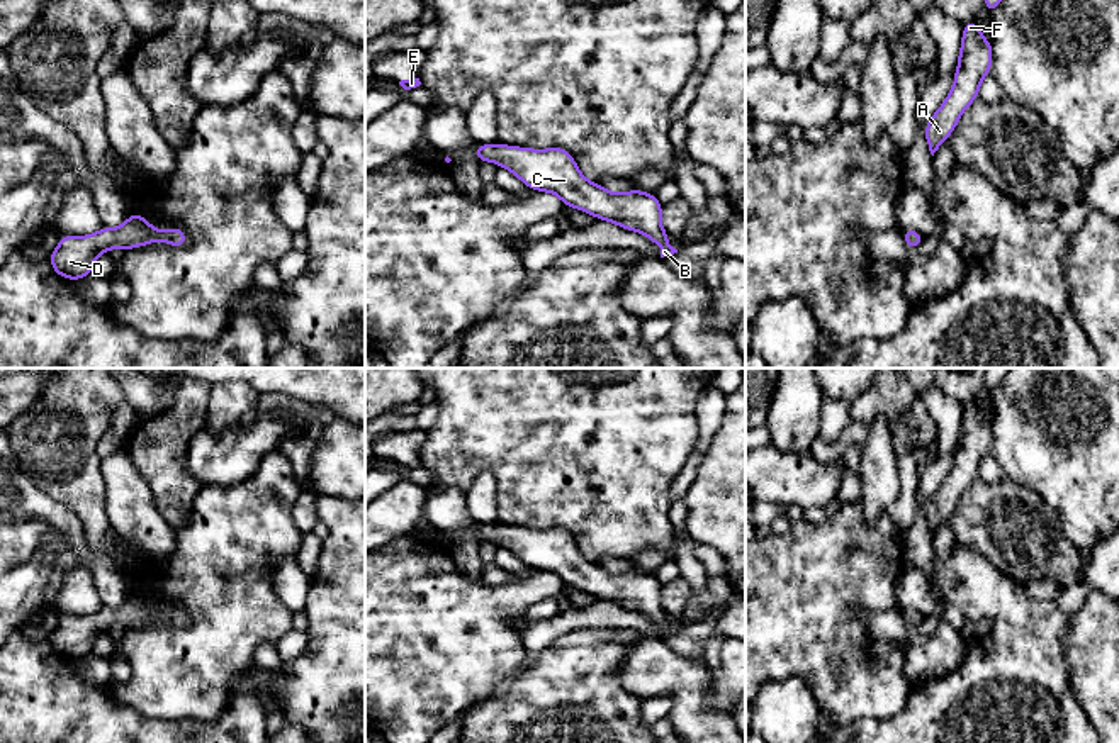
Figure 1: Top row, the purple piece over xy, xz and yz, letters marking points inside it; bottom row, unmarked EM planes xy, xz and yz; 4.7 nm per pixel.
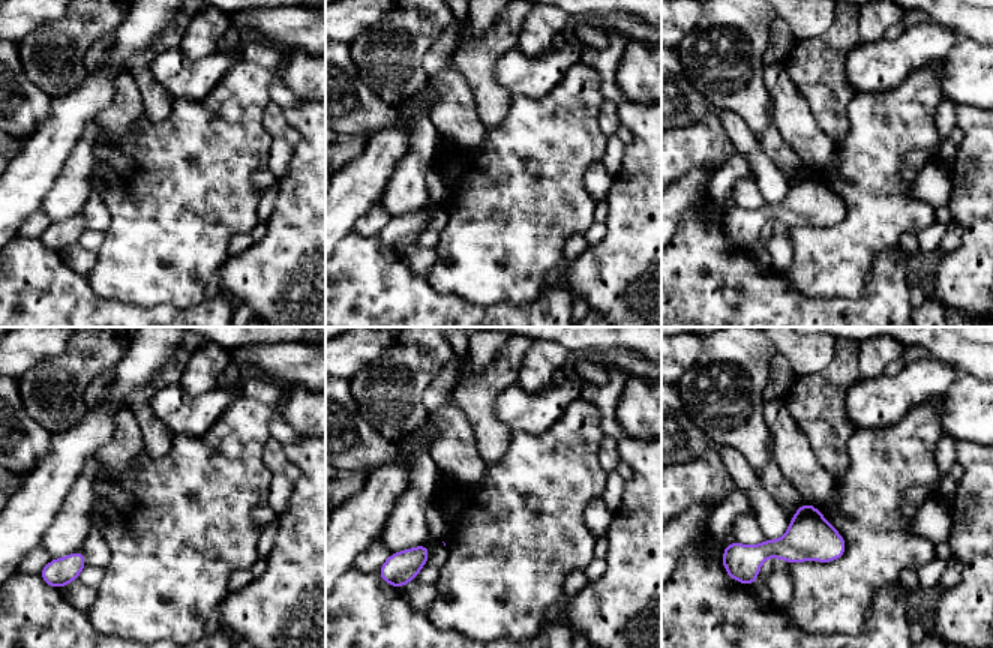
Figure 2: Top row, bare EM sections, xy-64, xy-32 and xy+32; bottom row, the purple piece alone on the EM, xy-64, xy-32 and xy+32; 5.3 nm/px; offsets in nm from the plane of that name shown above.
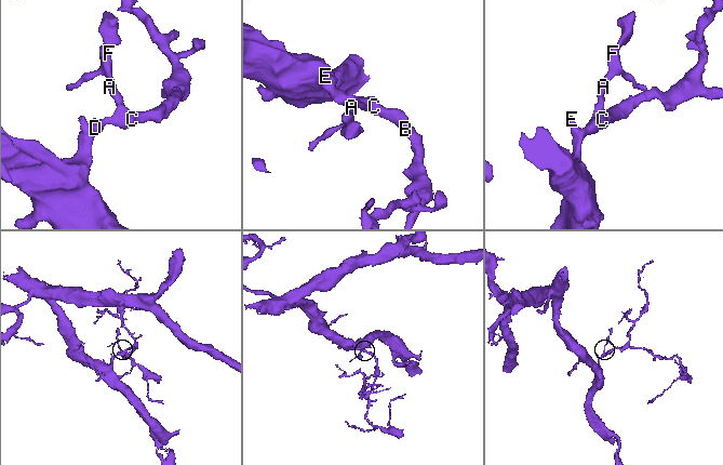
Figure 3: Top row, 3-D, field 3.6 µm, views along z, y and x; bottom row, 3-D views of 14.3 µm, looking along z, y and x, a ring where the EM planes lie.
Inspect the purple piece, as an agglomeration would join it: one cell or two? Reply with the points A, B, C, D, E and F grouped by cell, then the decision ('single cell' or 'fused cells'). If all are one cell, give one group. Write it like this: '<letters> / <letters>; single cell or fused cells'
A B C D E F; single cell

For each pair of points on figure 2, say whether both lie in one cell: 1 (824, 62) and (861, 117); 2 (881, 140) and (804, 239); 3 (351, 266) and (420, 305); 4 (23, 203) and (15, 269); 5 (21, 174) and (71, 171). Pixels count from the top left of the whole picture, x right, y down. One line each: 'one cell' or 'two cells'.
1: two cells
2: one cell
3: one cell
4: two cells
5: two cells

